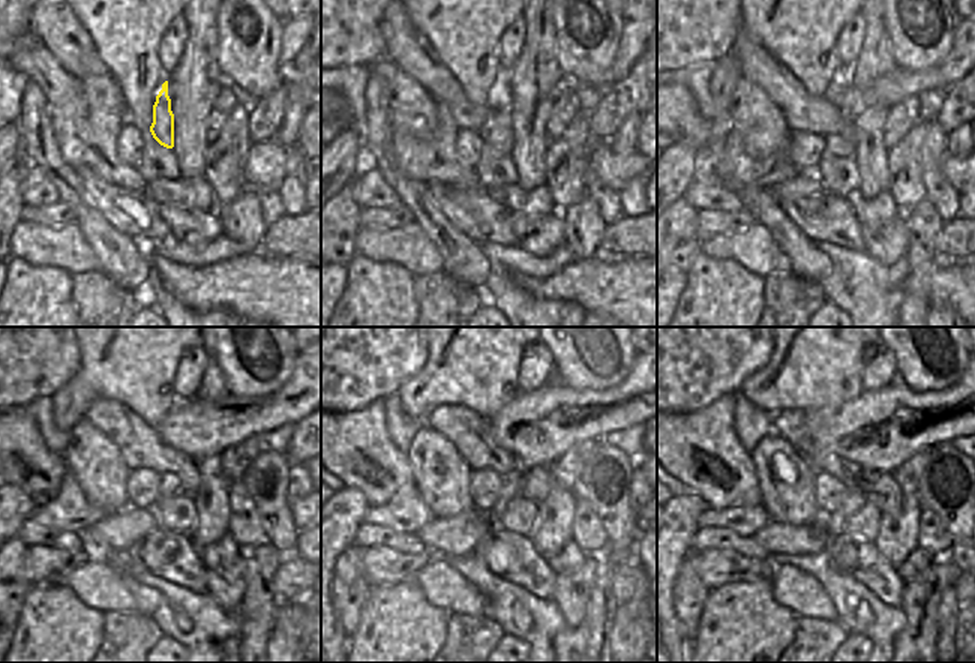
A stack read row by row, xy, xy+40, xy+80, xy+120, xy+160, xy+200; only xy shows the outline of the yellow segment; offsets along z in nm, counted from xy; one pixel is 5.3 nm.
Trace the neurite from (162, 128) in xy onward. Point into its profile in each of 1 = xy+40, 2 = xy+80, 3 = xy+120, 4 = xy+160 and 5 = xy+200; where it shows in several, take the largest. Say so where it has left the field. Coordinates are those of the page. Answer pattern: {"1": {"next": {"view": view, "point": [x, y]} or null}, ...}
{"1": {"next": {"view": "xy+40", "point": [498, 134]}}, "2": {"next": {"view": "xy+80", "point": [839, 146]}}, "3": {"next": {"view": "xy+120", "point": [170, 485]}}, "4": {"next": {"view": "xy+160", "point": [509, 483]}}, "5": {"next": {"view": "xy+200", "point": [834, 524]}}}

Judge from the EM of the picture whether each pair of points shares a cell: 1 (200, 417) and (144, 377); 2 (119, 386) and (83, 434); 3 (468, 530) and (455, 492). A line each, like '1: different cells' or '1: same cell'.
1: different cells
2: different cells
3: different cells

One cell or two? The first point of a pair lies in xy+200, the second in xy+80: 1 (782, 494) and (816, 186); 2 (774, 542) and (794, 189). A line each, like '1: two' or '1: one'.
1: two
2: one

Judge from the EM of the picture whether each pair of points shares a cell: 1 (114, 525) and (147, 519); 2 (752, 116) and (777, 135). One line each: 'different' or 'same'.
1: same
2: same

